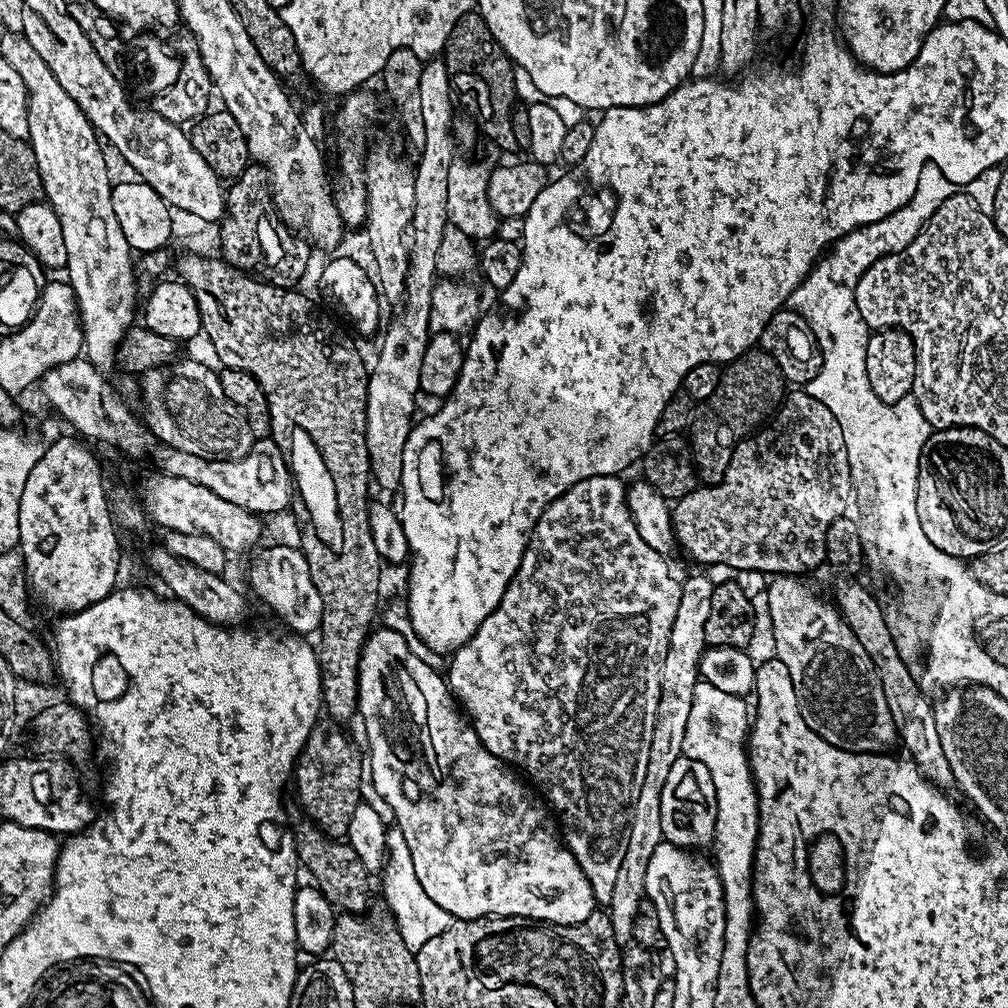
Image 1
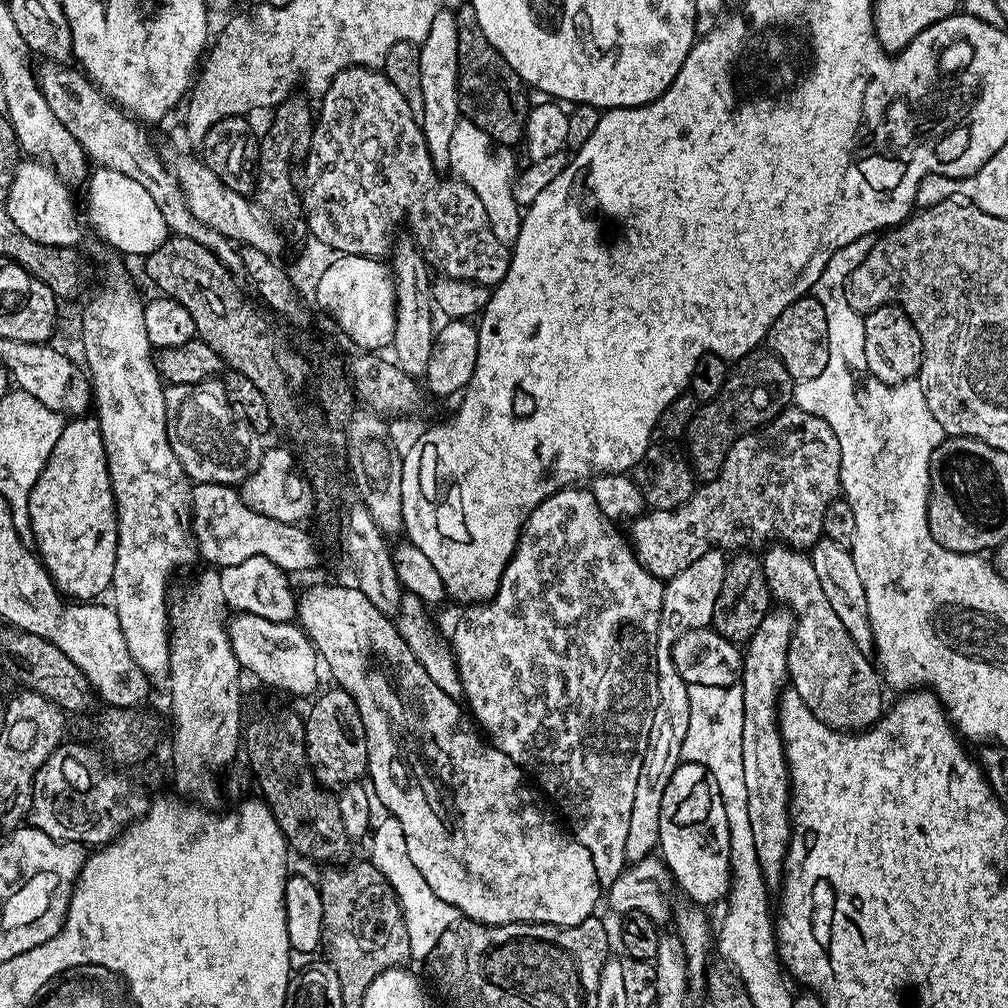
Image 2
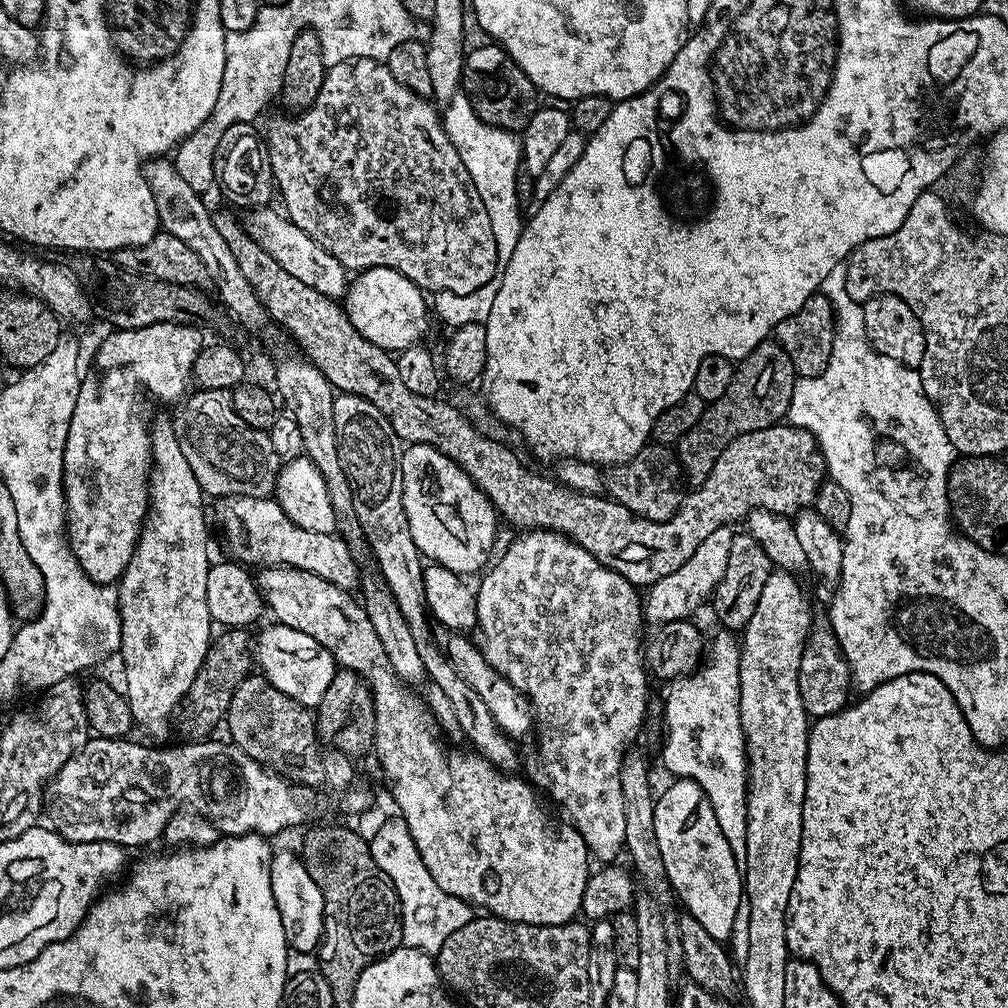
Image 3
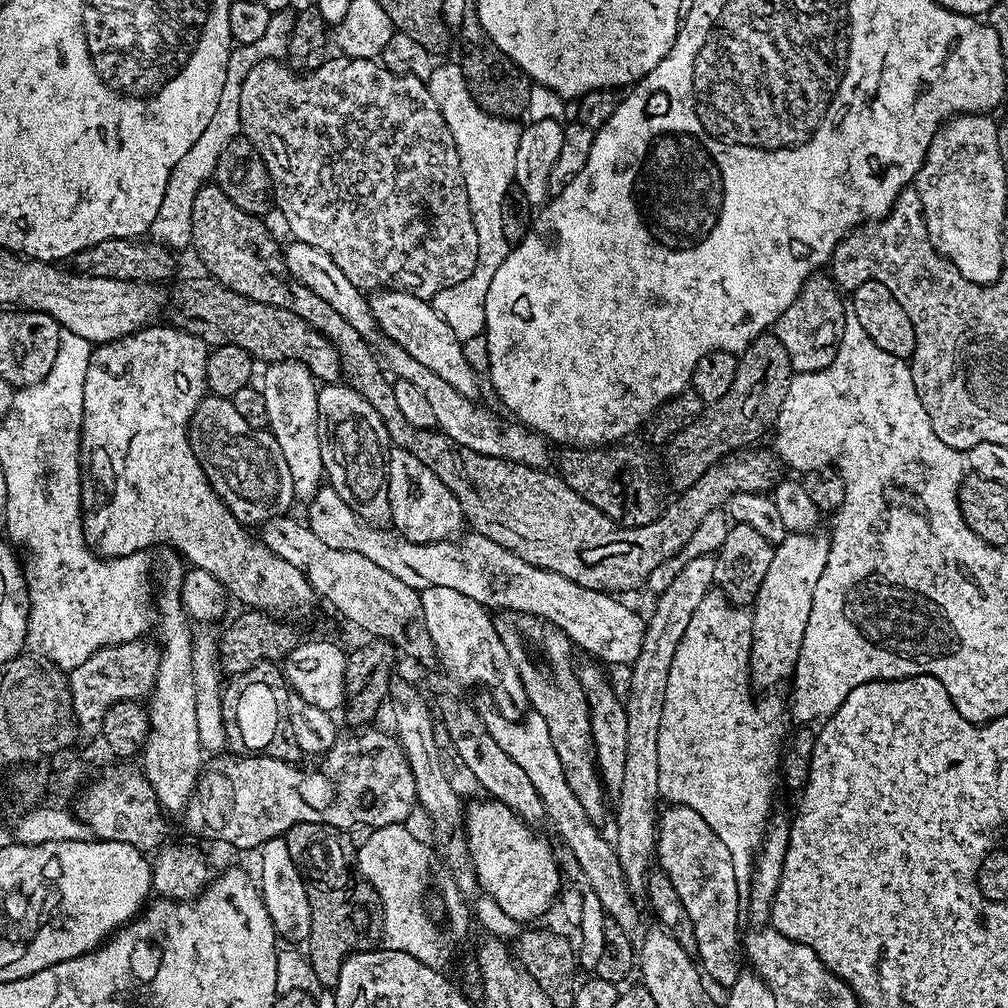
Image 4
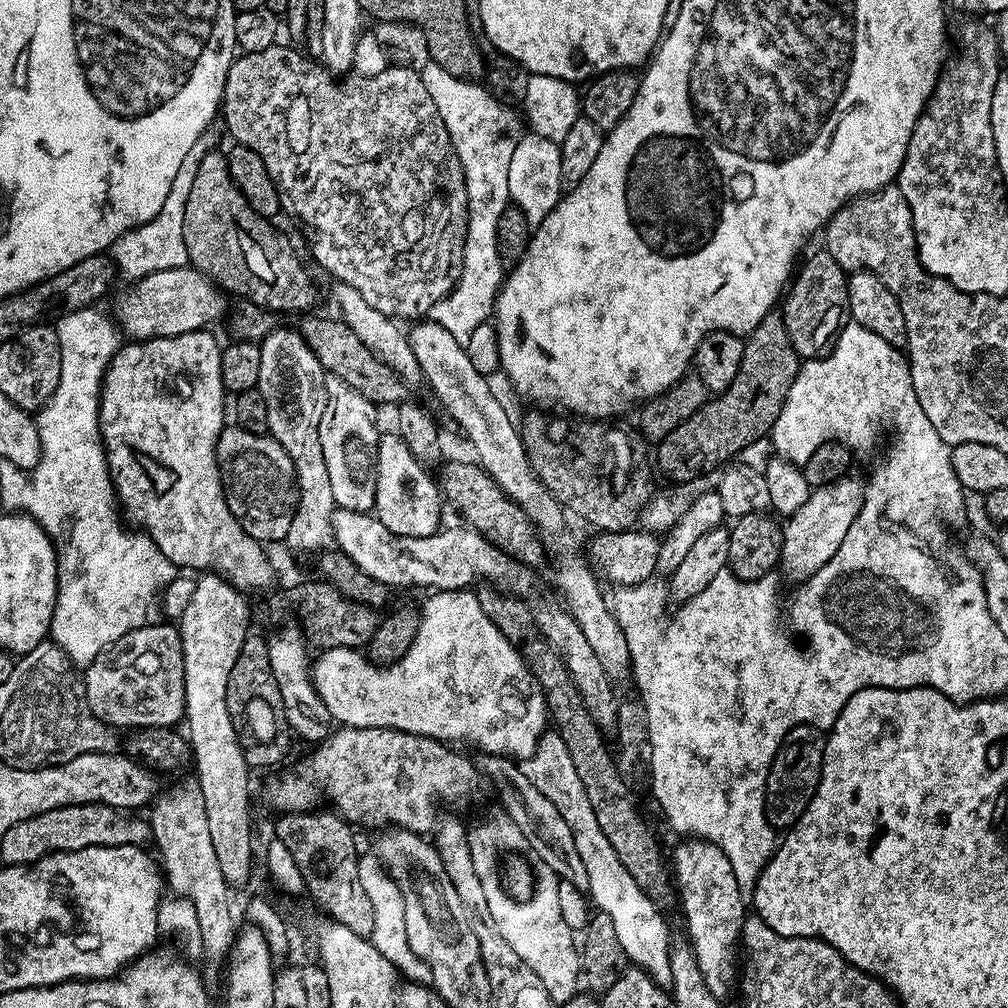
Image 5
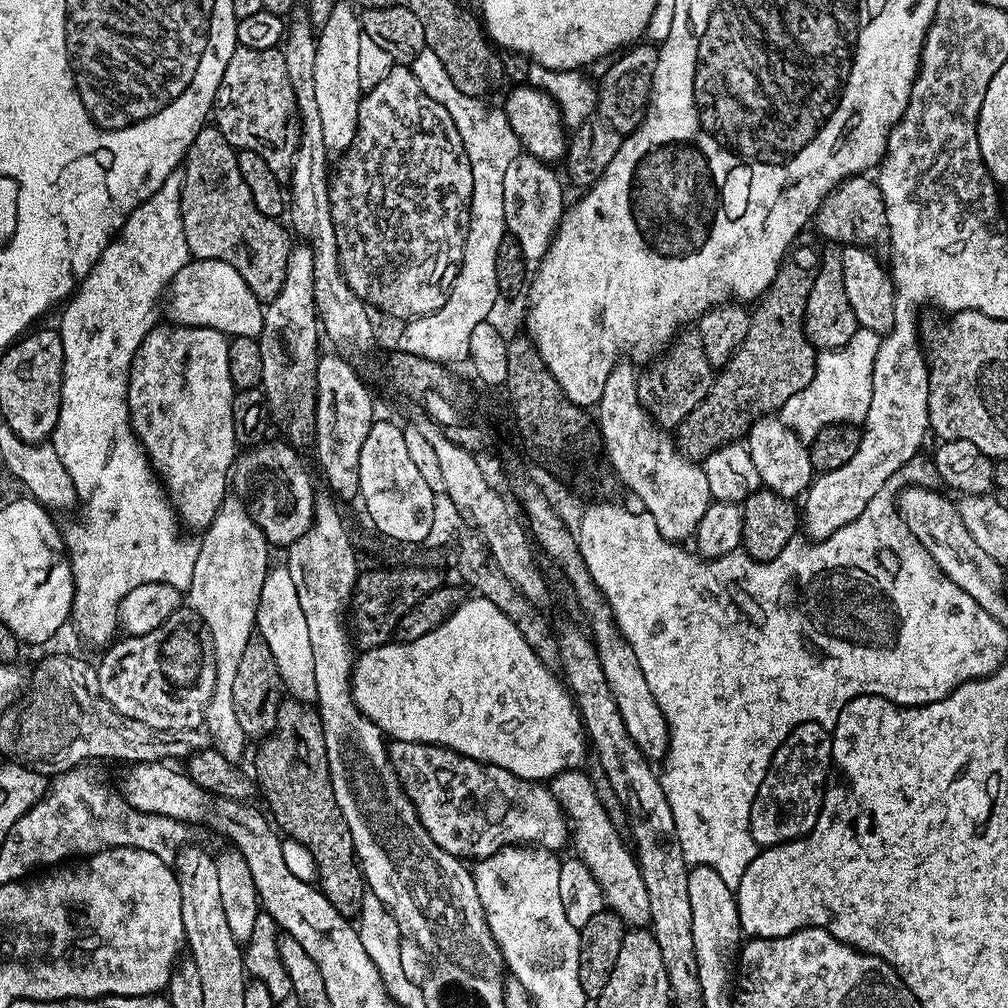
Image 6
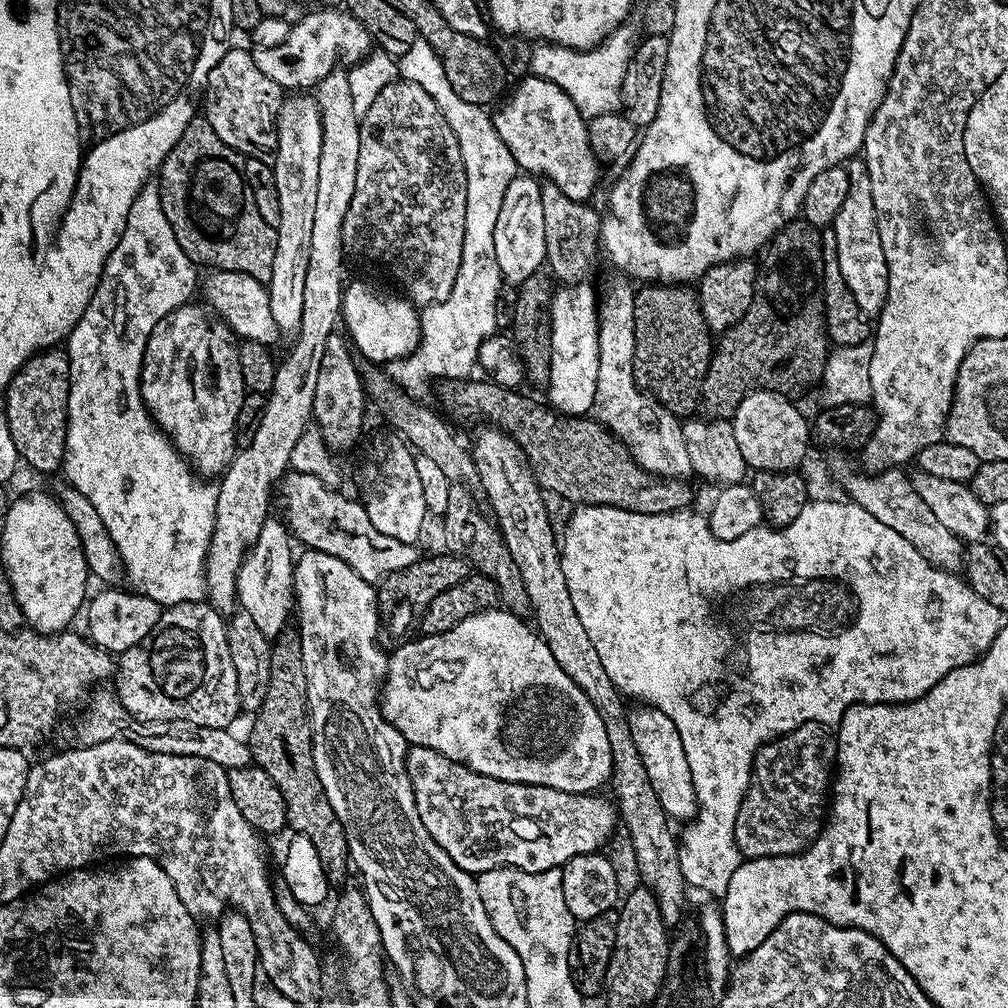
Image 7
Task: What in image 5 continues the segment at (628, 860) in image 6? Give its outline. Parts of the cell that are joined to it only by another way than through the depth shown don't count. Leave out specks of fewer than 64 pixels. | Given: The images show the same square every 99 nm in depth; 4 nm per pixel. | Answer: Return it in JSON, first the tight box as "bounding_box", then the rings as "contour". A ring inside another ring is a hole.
{"bounding_box":[522,730,673,985],"contour":[[[555,730],[545,731],[540,737],[536,753],[523,761],[522,769],[530,782],[554,802],[563,821],[570,826],[579,857],[586,866],[589,879],[587,895],[599,911],[610,914],[614,930],[618,933],[618,942],[622,942],[622,950],[629,961],[642,969],[655,984],[671,985],[670,950],[673,933],[668,933],[668,924],[660,913],[663,911],[647,896],[642,886],[638,886],[638,882],[630,878],[630,870],[622,866],[622,858],[614,854],[614,846],[610,846],[606,834],[602,834],[602,826],[598,826],[598,818],[594,818],[590,798],[586,798],[586,789],[582,787],[578,770],[570,759],[570,750],[566,750],[566,742],[562,742],[560,733]]]}

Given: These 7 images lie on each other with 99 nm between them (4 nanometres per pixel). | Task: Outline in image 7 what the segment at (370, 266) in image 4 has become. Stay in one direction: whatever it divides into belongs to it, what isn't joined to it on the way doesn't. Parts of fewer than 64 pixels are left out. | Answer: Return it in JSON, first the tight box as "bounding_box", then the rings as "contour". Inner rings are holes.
{"bounding_box":[202,47,466,306],"contour":[[[229,47],[228,53],[210,70],[208,81],[204,84],[202,93],[203,119],[214,126],[214,134],[226,142],[235,152],[247,153],[248,144],[256,148],[275,149],[277,133],[274,125],[277,123],[277,113],[282,103],[282,90],[254,62],[251,51],[246,47]],[[397,78],[386,86],[375,98],[371,109],[362,117],[360,134],[363,143],[360,145],[360,165],[356,175],[356,189],[352,194],[352,204],[348,208],[348,219],[344,230],[344,247],[349,253],[361,252],[368,260],[381,264],[392,271],[392,276],[404,287],[403,295],[417,306],[436,304],[451,292],[456,275],[459,273],[460,259],[462,258],[462,242],[464,227],[466,226],[466,170],[463,169],[462,154],[459,152],[458,138],[450,123],[442,116],[442,111],[434,102],[430,94],[422,87],[414,85],[408,80]]]}

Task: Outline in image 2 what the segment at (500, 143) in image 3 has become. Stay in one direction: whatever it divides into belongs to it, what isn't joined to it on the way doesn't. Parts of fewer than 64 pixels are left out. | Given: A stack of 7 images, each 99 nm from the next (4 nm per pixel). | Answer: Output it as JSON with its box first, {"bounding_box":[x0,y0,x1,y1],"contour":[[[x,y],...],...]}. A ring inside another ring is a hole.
{"bounding_box":[450,118,521,245],"contour":[[[461,118],[457,124],[450,145],[451,173],[474,190],[486,209],[487,220],[494,235],[504,245],[515,243],[520,233],[521,207],[515,202],[512,183],[516,175],[515,153],[504,144],[490,138],[469,120]]]}

